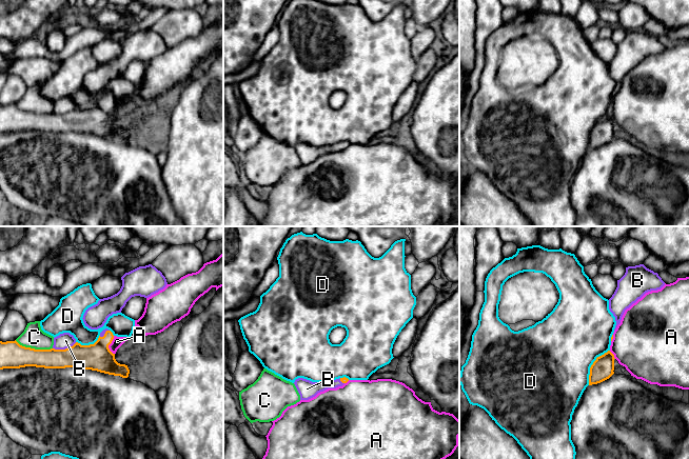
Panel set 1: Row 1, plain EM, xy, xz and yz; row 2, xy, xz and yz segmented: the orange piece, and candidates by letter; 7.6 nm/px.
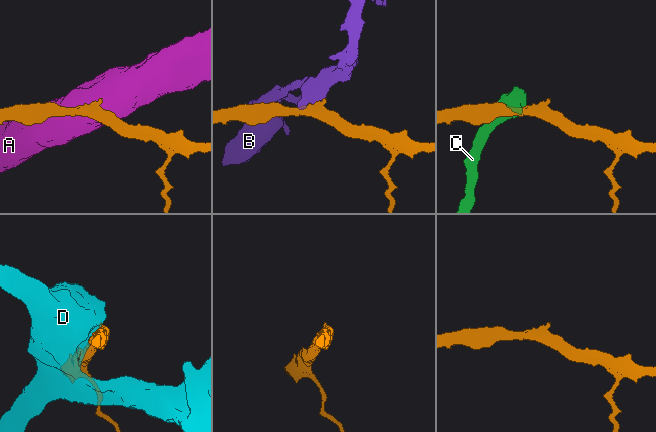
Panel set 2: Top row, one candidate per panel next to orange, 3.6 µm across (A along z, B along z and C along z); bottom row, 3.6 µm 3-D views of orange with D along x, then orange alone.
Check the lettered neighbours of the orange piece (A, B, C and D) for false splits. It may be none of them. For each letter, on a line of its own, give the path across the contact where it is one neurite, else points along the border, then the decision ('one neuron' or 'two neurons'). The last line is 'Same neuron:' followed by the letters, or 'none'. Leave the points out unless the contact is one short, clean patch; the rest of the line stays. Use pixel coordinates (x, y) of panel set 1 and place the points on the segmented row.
A: border xy (114, 336), (109, 345), (109, 350), (113, 354); two neurons
B: two neurons
C: two neurons
D: two neurons
Same neuron: none

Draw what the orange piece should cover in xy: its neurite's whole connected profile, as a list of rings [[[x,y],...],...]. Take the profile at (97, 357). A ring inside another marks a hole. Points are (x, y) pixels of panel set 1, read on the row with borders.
[[[106,331],[94,344],[81,345],[76,342],[65,350],[35,350],[20,345],[15,341],[0,341],[0,370],[36,366],[44,368],[84,368],[127,378],[127,365],[115,359],[109,345],[114,335]]]

